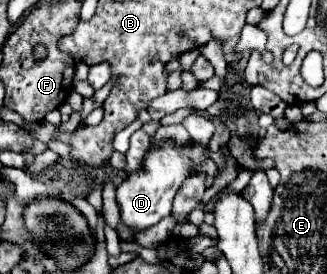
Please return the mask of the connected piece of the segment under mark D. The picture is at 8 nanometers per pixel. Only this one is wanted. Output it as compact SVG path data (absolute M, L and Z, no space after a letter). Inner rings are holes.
M164 144L162 148L150 148L144 156L142 168L132 172L116 190L116 202L120 206L120 216L122 224L128 226L130 230L146 230L154 224L158 224L162 218L170 216L172 210L172 200L180 184L192 174L194 164L202 164L206 160L204 148L194 144L192 148L186 146L174 146L174 144Z

